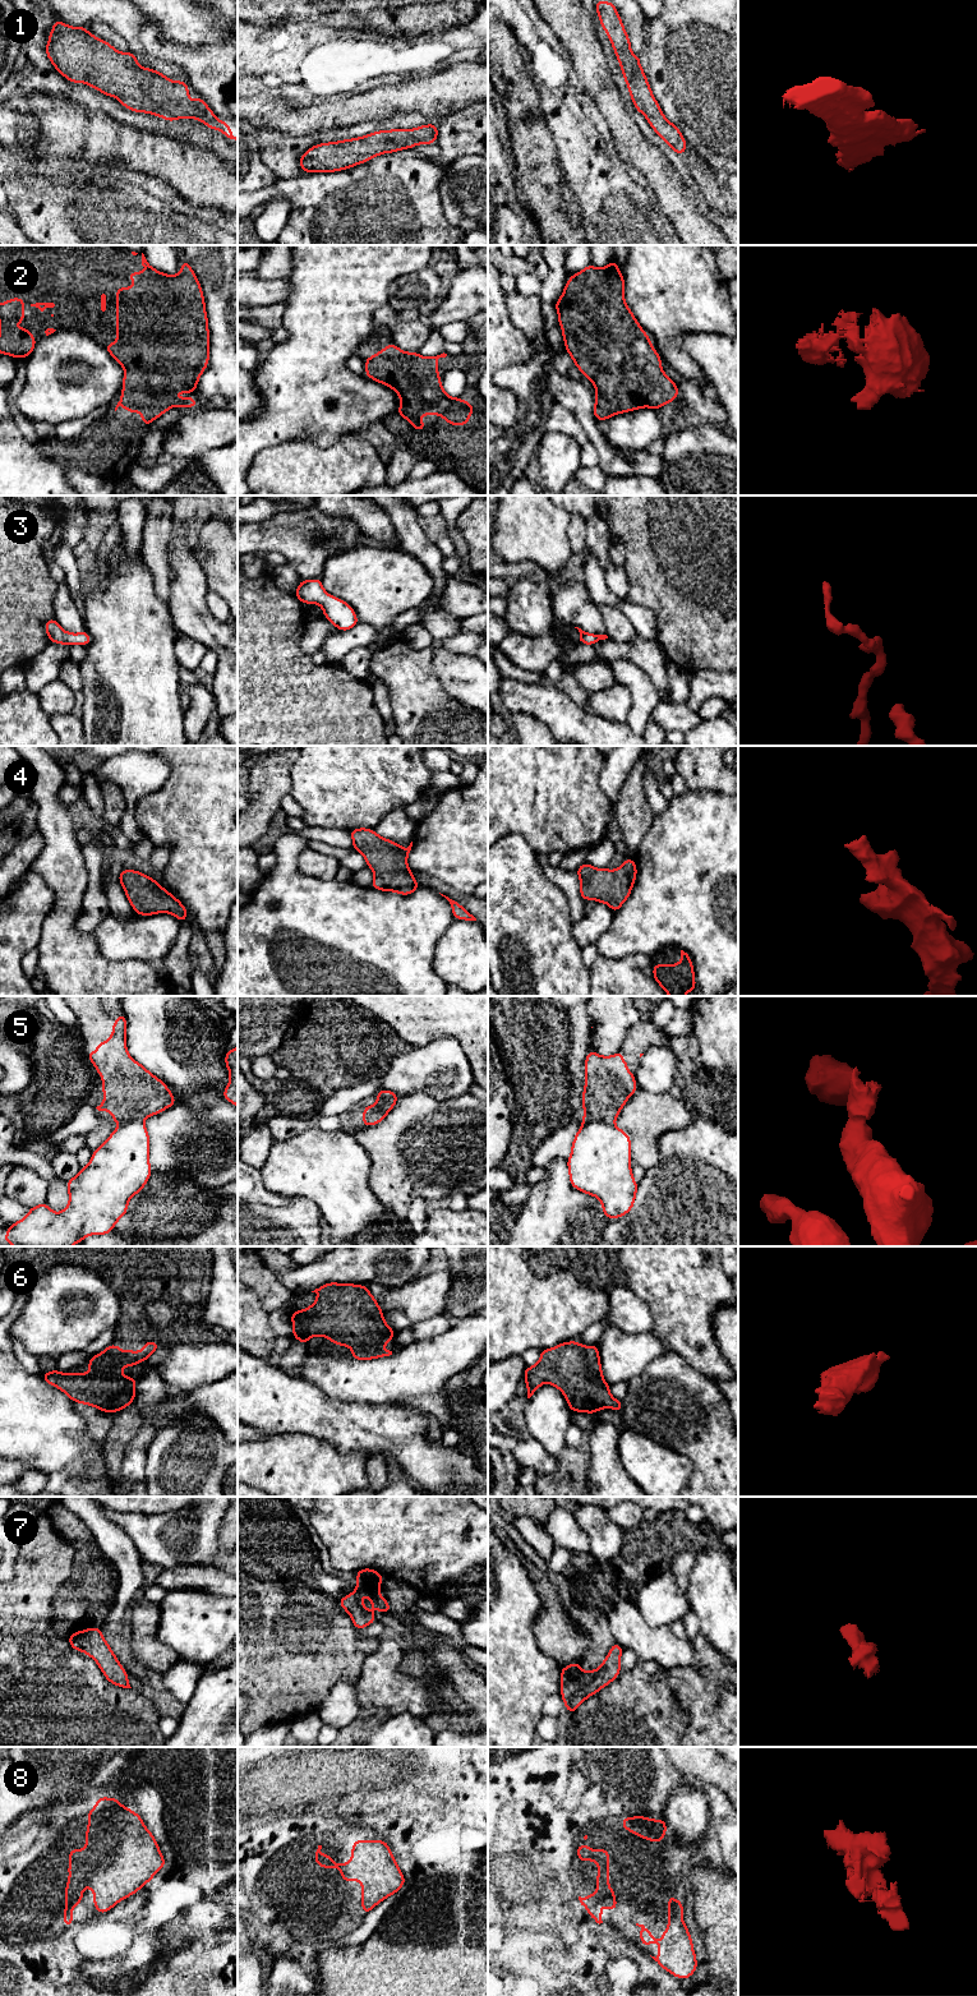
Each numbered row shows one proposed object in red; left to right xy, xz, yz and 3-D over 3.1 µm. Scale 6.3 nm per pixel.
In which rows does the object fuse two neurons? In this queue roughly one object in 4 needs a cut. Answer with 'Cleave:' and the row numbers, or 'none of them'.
Cleave: 5

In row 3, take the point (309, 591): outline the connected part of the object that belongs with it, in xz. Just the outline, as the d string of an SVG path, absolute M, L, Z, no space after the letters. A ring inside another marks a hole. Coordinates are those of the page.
M319 578L301 580L294 595L303 604L321 605L323 616L340 631L349 631L359 623L352 607L327 594Z

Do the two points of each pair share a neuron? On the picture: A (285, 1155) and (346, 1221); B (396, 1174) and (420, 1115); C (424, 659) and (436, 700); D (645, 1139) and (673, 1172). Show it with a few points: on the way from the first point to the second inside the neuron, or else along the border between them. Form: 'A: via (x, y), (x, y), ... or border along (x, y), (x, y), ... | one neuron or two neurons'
A: via (302, 1171), (335, 1204) | one neuron
B: via (396, 1160), (396, 1149), (416, 1129) | one neuron
C: via (424, 669), (425, 690) | one neuron
D: border along (674, 1130), (659, 1137), (659, 1161), (645, 1171) | two neurons

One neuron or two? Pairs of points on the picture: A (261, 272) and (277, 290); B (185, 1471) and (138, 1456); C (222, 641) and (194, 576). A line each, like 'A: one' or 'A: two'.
A: two
B: two
C: one

